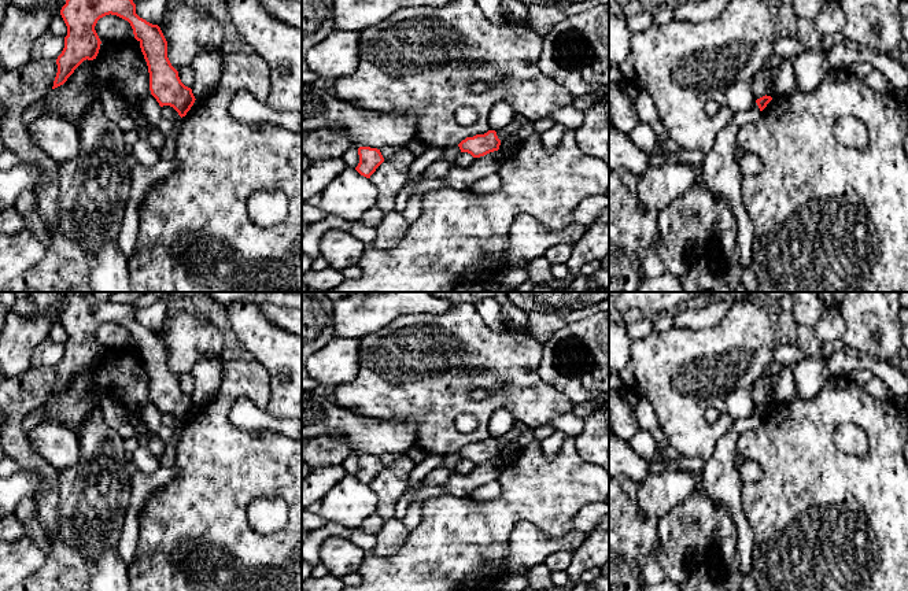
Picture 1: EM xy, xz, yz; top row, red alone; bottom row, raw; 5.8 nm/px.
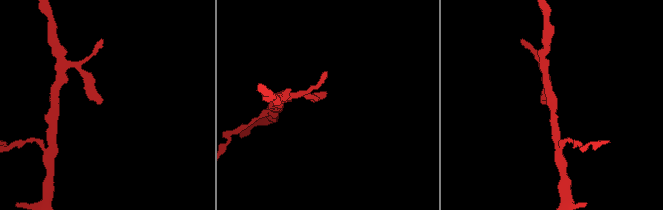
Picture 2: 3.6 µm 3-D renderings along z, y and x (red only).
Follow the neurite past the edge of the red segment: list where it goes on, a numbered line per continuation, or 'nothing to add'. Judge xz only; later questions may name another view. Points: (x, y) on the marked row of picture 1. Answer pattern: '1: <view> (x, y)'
nothing to add

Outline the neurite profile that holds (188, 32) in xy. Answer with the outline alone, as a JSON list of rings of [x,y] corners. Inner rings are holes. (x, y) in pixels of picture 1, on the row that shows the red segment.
[[[169,4],[158,26],[167,41],[167,58],[177,71],[199,53],[219,51],[224,41],[219,22],[195,5]]]

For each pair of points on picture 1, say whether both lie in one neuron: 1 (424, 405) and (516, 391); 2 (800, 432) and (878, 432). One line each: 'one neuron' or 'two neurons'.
1: one neuron
2: one neuron

